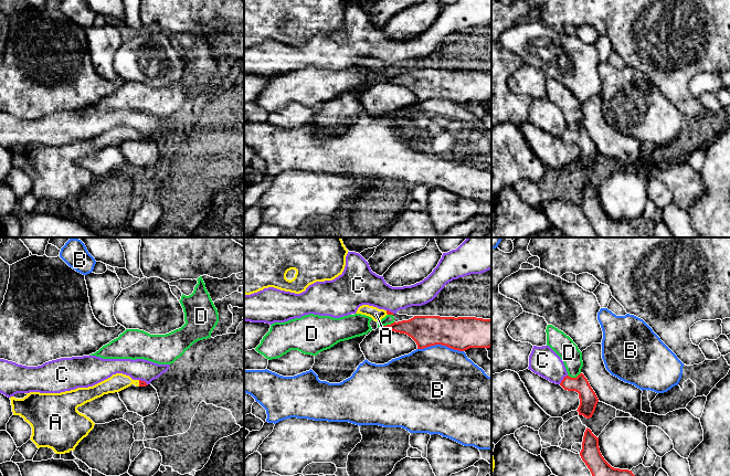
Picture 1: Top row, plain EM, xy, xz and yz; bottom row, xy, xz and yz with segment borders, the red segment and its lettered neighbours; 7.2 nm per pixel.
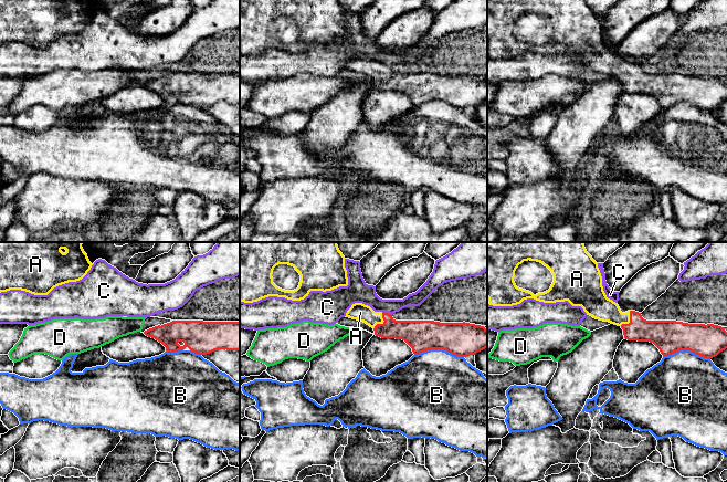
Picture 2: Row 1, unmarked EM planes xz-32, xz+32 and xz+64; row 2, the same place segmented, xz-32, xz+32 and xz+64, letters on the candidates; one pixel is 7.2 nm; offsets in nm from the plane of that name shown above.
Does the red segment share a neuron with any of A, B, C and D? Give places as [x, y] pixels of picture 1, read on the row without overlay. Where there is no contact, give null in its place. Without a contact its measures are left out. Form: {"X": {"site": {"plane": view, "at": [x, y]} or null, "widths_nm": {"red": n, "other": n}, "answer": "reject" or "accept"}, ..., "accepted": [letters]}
{"A": {"site": {"plane": "xy", "at": [139, 136]}, "widths_nm": {"red": 50, "other": 130}, "answer": "accept"}, "B": {"site": {"plane": "xz", "at": [441, 96]}, "widths_nm": {"red": 240, "other": 480}, "answer": "reject"}, "C": {"site": {"plane": "yz", "at": [563, 131]}, "widths_nm": {"red": 130, "other": 200}, "answer": "reject"}, "D": {"site": {"plane": "yz", "at": [573, 130]}, "widths_nm": {"red": 130, "other": 160}, "answer": "reject"}, "accepted": ["A"]}

